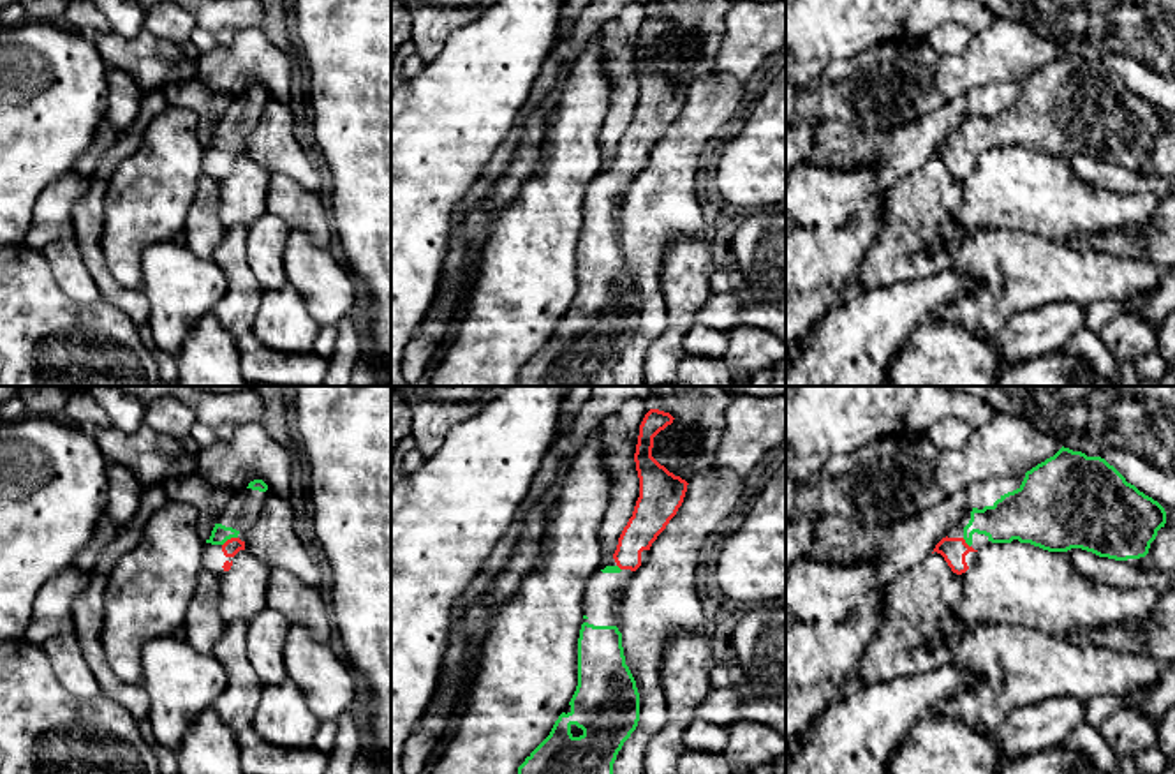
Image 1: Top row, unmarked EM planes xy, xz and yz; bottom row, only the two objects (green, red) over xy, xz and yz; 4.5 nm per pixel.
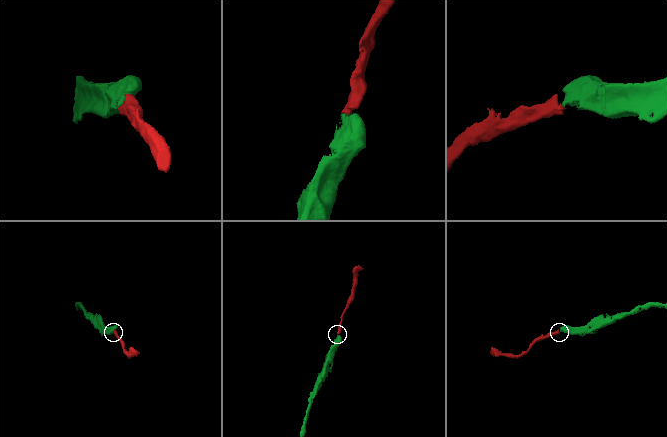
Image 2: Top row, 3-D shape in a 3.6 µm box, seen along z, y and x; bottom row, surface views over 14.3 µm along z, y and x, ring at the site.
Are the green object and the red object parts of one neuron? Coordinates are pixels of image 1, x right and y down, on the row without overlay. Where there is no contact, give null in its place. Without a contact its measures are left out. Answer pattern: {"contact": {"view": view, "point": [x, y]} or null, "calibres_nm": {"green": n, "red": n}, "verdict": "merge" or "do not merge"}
{"contact": {"view": "xy", "point": [229, 143]}, "calibres_nm": {"green": 80, "red": 80}, "verdict": "merge"}

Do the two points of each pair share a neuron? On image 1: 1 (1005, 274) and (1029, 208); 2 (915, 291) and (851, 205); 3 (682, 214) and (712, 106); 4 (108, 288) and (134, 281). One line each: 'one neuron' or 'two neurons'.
1: two neurons
2: two neurons
3: one neuron
4: two neurons

